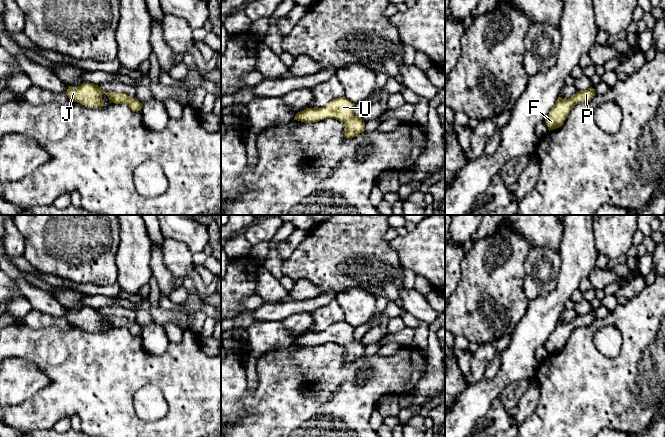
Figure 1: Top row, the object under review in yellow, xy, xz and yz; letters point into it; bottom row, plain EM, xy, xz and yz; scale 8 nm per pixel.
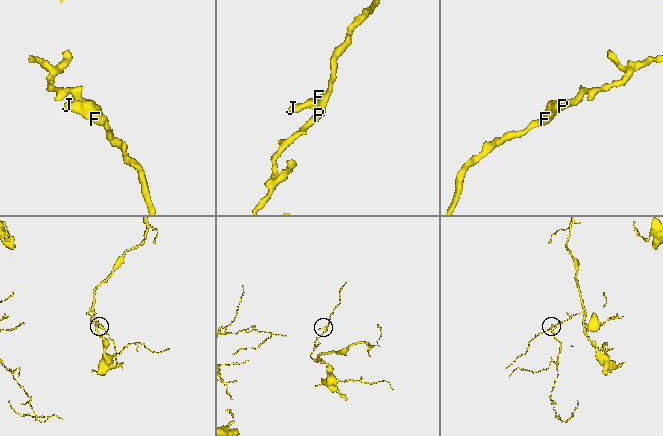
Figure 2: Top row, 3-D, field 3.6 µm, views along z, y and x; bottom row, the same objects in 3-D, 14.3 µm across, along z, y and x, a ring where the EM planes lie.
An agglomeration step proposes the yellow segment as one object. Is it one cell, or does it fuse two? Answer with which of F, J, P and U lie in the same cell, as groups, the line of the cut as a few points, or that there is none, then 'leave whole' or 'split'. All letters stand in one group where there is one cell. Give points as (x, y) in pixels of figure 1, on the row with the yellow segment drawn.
F J P U | no cut | leave whole

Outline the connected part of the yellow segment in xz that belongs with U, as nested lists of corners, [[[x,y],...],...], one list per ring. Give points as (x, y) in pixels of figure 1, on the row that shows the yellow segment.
[[[344,96],[330,101],[322,108],[306,108],[298,112],[294,120],[313,123],[333,118],[344,123],[345,137],[353,138],[363,133],[365,128],[365,123],[362,121],[361,116],[354,114],[354,106],[355,104]]]

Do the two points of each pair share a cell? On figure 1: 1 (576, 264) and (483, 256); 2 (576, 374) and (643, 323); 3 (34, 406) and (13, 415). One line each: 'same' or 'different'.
1: different
2: same
3: same

